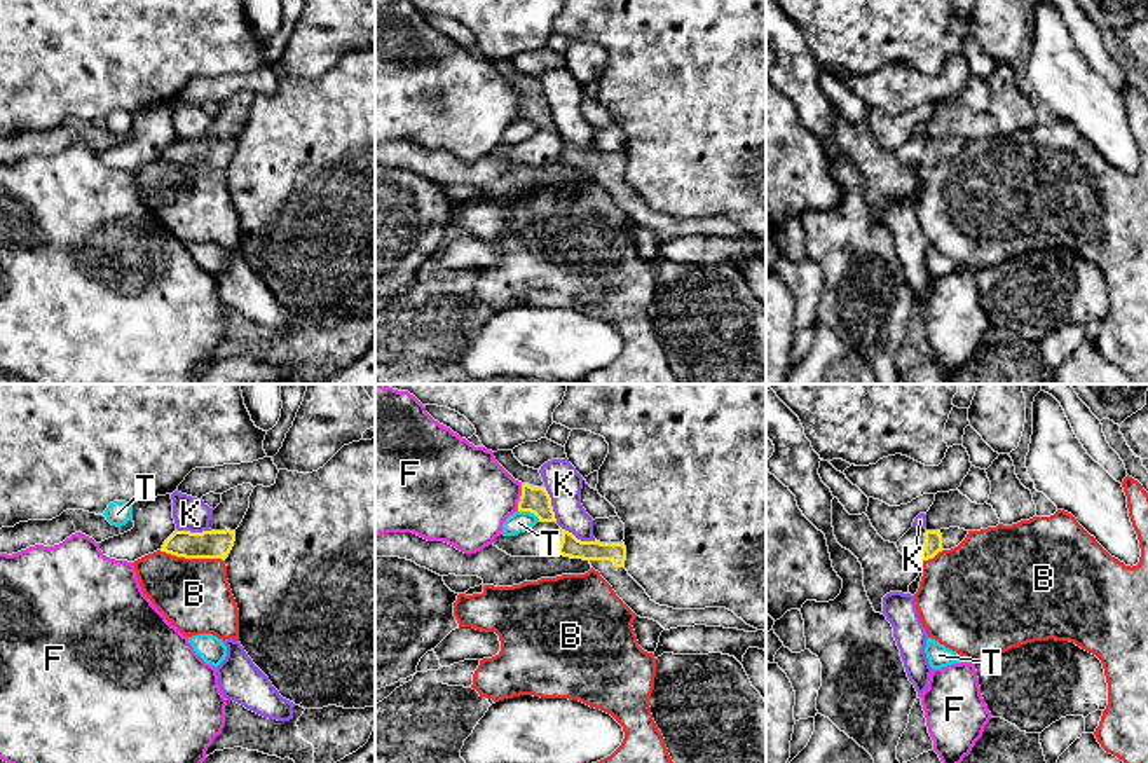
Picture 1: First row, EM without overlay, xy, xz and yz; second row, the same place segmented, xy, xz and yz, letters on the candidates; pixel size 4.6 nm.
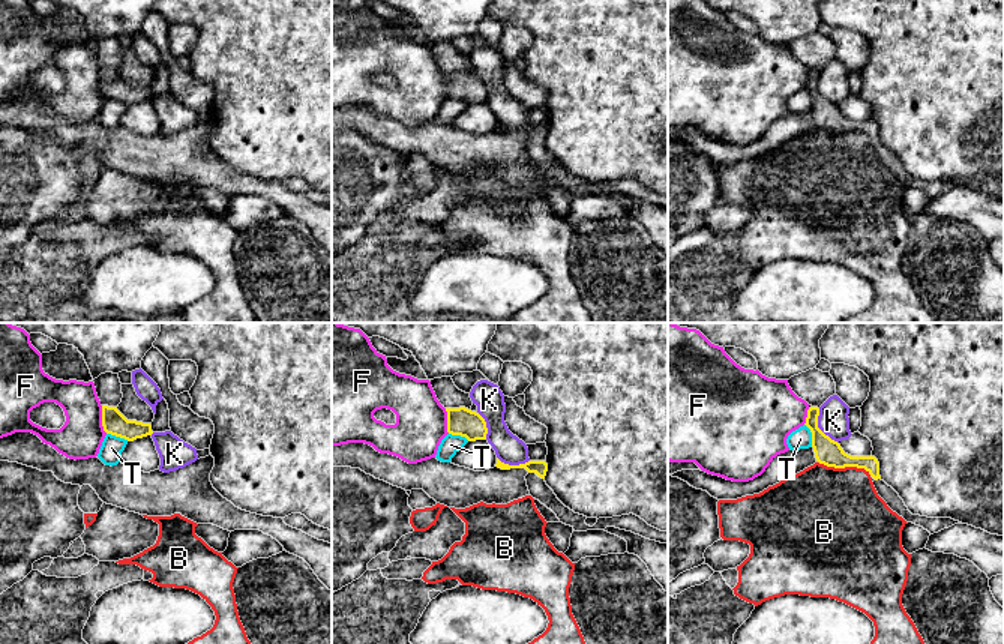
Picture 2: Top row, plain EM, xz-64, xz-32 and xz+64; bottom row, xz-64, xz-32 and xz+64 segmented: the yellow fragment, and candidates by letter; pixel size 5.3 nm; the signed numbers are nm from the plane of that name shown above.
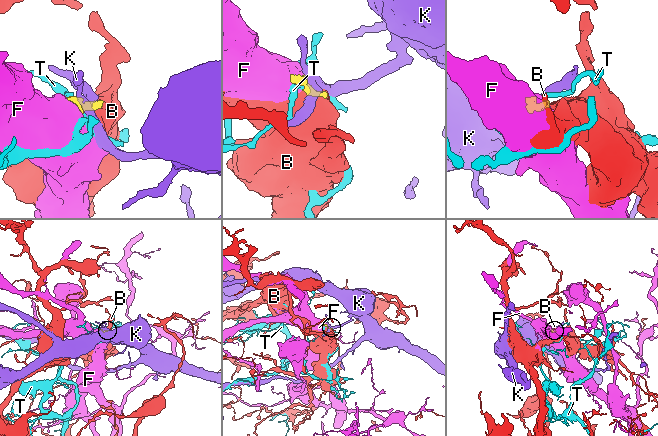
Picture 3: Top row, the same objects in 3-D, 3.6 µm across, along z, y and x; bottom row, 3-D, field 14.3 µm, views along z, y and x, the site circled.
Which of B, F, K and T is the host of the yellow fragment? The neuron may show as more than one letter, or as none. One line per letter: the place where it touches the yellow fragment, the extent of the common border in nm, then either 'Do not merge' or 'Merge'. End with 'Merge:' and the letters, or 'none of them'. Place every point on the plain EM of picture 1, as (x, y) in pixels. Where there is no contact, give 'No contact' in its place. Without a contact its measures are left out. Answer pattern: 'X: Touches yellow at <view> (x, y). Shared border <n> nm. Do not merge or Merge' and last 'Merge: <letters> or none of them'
B: Touches yellow at xy (192, 166). Shared border 300 nm. Do not merge
F: Touches yellow at xz (520, 107). Shared border 130 nm. Do not merge
K: Touches yellow at xz (550, 112). Shared border 180 nm. Do not merge
T: Touches yellow at xz (529, 119). Shared border 120 nm. Do not merge
Merge: none of them

